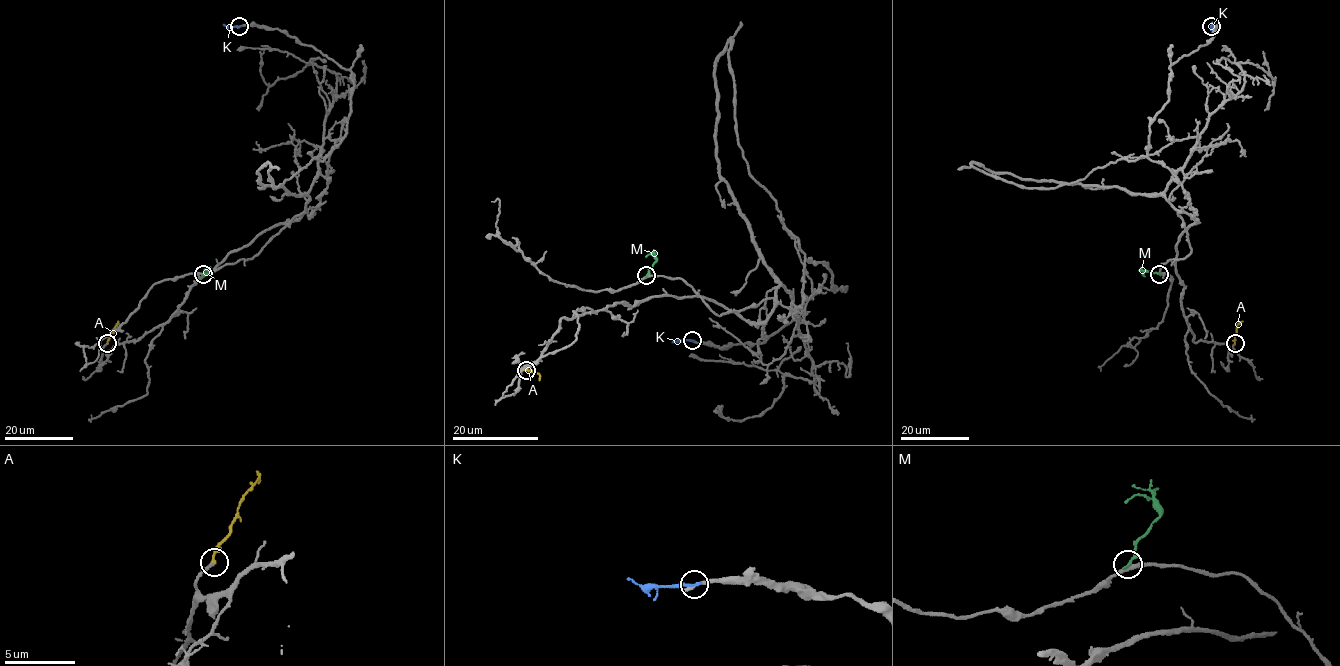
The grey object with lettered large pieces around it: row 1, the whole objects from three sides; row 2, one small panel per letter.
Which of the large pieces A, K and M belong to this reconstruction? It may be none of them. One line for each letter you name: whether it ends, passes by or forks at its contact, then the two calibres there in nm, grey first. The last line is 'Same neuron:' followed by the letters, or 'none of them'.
A: It ends there. Thickness 200 nm (grey) against 240 nm
Same neuron: A

